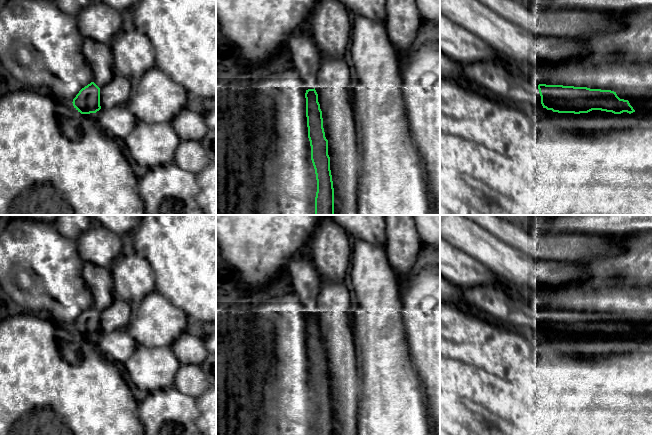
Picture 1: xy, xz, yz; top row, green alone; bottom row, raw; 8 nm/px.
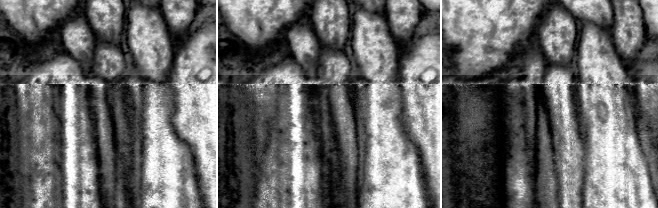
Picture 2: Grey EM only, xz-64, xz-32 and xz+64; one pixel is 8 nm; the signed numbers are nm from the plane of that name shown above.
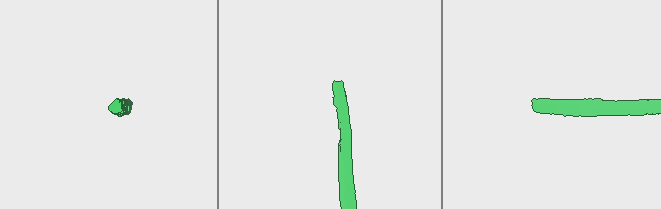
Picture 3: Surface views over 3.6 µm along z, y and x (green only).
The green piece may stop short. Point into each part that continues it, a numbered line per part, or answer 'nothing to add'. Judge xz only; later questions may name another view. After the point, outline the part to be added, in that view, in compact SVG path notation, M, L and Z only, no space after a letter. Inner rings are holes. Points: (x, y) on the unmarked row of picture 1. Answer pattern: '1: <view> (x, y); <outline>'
1: xz (305, 280); M308 251L294 256L288 263L287 271L292 289L298 294L304 311L314 313L322 279L317 272Z

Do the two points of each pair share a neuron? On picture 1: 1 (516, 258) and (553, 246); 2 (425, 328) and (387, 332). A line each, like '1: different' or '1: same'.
1: different
2: different

